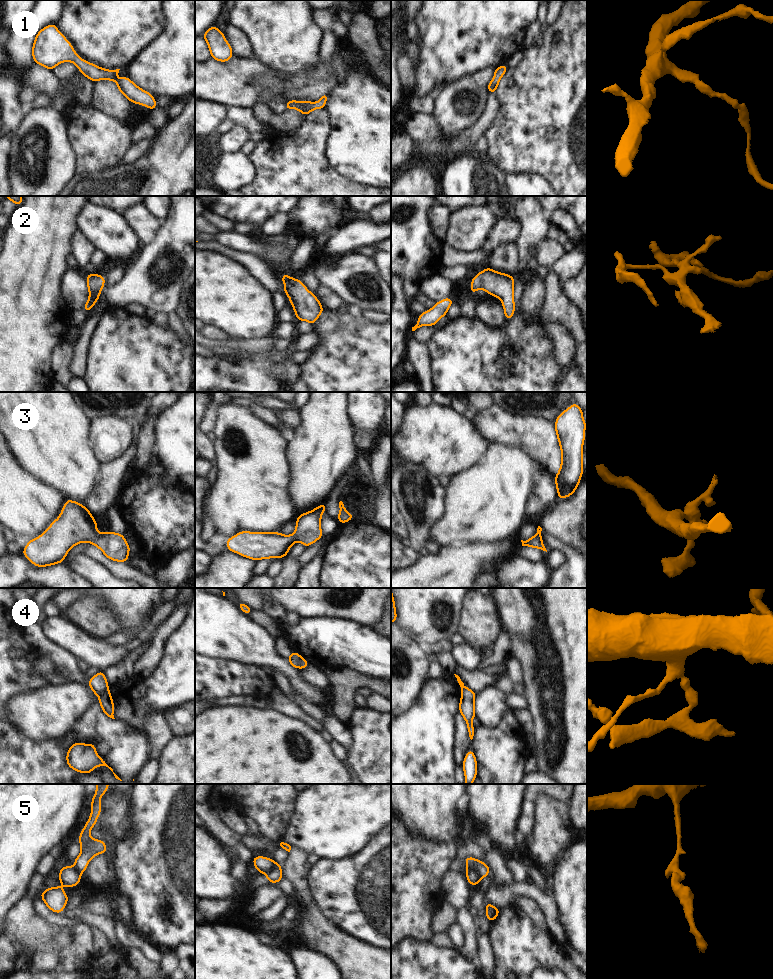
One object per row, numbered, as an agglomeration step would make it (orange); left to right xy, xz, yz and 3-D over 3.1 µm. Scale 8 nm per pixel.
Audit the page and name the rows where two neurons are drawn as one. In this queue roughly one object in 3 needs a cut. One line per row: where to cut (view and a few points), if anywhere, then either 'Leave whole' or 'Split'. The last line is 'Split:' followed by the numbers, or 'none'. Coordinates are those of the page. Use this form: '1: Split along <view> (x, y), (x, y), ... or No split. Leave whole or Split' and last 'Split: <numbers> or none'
1: No split. Leave whole
2: No split. Leave whole
3: No split. Leave whole
4: Split along xz (302, 658), (298, 668). Split
5: Split along yz (467, 867), (471, 868), (480, 878). Split
Split: 4, 5.

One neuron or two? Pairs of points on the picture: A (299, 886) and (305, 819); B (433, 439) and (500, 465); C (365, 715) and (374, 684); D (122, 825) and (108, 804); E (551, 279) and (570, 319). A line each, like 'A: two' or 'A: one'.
A: two
B: two
C: two
D: one
E: one

